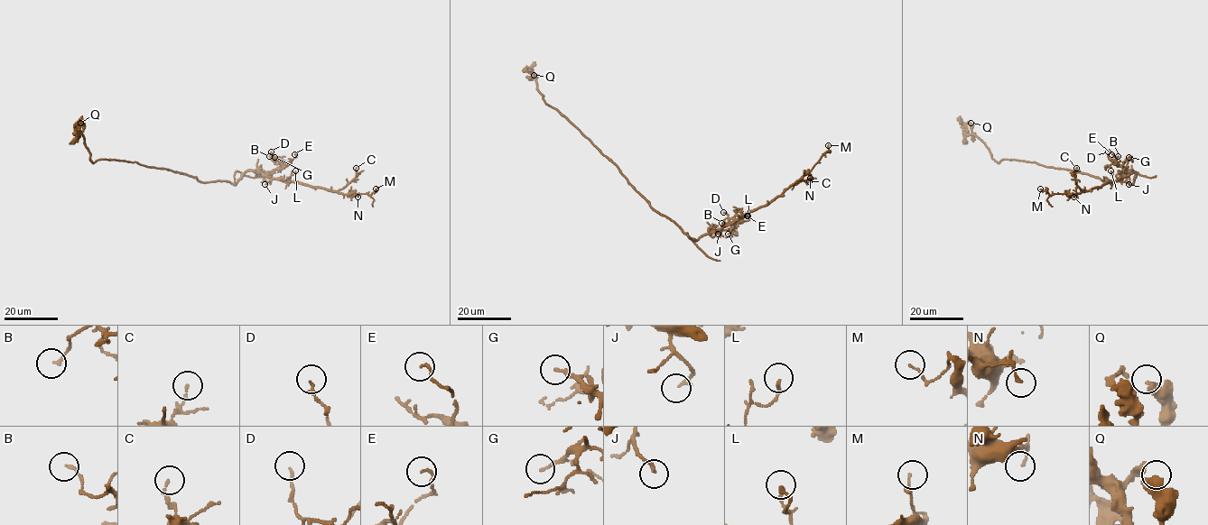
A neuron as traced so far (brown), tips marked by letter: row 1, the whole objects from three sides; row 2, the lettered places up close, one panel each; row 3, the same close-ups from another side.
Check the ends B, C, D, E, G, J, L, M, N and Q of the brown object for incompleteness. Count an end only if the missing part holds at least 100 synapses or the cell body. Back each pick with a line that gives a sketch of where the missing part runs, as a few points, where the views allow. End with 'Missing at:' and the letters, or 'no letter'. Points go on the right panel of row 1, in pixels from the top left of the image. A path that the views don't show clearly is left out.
Missing at: no letter

